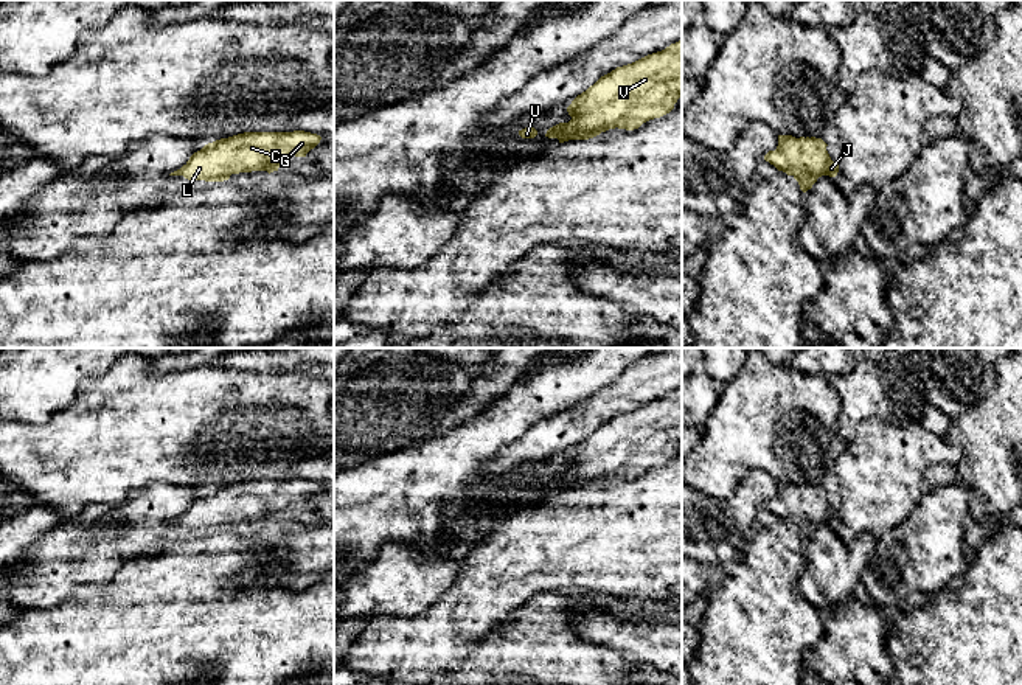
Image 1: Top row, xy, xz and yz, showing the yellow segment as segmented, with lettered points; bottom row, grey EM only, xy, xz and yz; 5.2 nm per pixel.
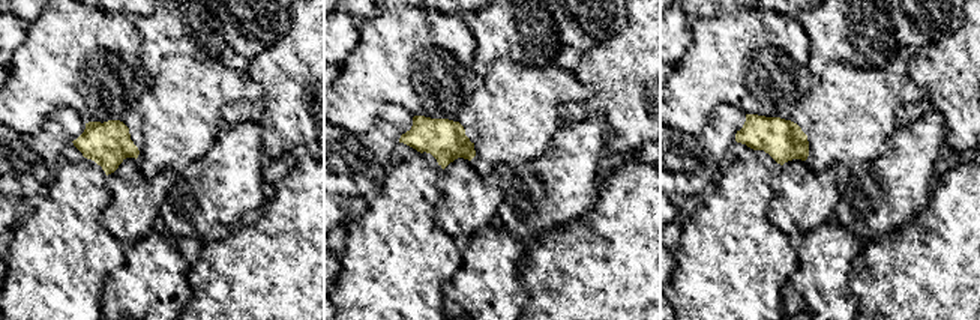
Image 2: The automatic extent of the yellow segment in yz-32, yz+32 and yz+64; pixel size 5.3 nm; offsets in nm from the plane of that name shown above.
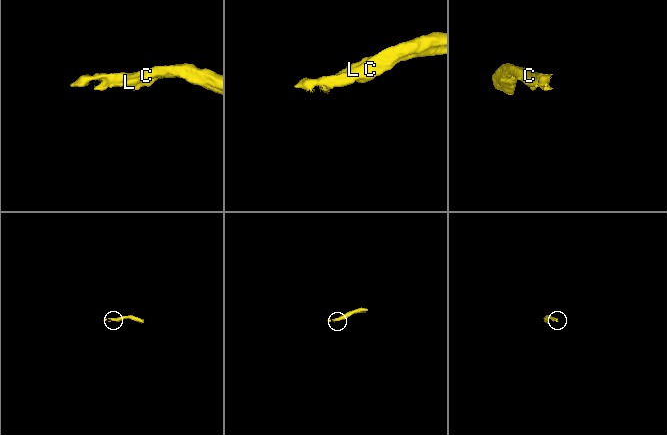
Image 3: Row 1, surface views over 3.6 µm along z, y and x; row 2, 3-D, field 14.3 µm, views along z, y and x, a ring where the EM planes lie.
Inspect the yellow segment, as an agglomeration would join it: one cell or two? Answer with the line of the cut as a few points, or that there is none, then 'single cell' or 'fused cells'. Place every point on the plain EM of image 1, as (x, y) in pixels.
no cut | single cell

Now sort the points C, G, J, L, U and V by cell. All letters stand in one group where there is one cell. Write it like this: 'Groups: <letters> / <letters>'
Groups: C G J L U V

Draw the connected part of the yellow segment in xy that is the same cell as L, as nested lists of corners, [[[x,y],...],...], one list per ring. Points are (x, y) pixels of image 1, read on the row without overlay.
[[[304,478],[244,480],[205,492],[169,523],[183,523],[193,530],[224,530],[239,520],[267,519],[270,522],[292,503],[306,505],[320,488],[320,483]]]

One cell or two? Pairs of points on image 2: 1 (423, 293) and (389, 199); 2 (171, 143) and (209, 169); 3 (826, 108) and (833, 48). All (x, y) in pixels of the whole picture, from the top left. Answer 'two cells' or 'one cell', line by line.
1: one cell
2: two cells
3: two cells

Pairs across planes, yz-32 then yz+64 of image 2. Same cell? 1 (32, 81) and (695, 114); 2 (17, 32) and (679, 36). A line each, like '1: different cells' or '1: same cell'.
1: same cell
2: same cell

